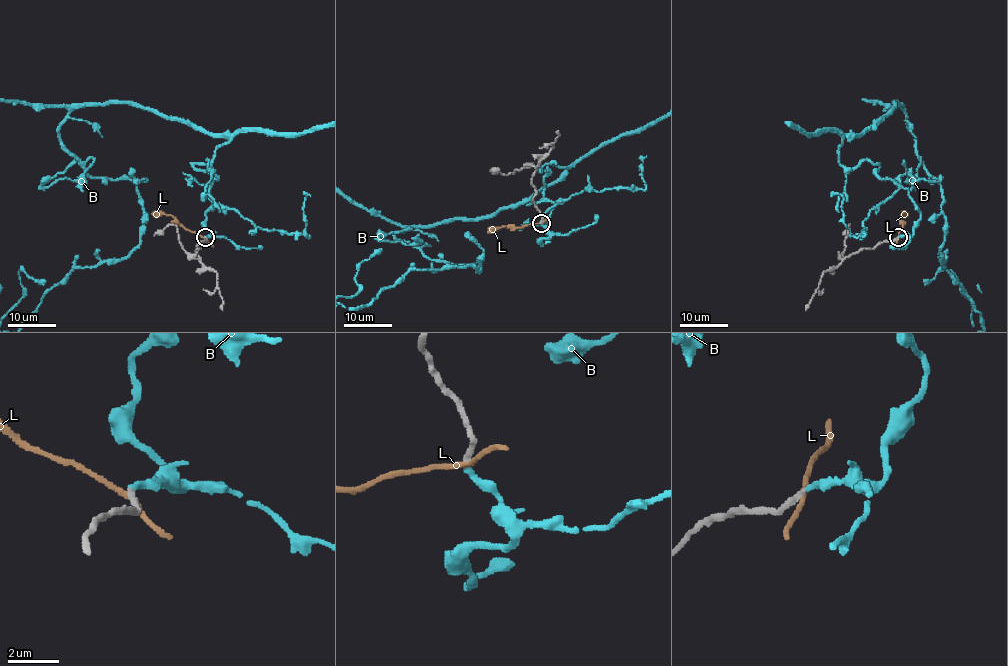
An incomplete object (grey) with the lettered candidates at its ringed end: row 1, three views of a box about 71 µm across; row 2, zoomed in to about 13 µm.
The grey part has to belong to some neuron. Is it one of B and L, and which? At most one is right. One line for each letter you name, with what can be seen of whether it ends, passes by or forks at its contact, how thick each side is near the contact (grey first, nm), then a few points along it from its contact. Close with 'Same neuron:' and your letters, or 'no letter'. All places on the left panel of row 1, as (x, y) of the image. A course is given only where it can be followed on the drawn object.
B: It ends there. Thickness 240 nm (grey) against 280 nm
Same neuron: B

